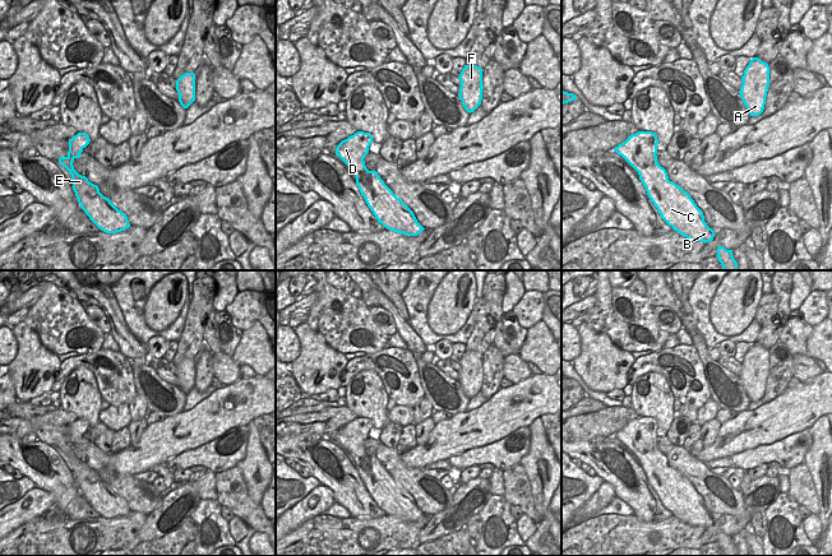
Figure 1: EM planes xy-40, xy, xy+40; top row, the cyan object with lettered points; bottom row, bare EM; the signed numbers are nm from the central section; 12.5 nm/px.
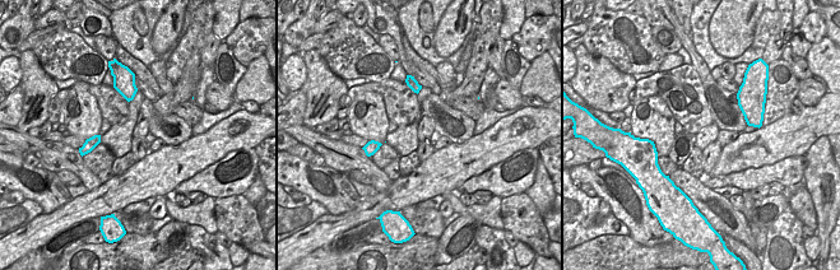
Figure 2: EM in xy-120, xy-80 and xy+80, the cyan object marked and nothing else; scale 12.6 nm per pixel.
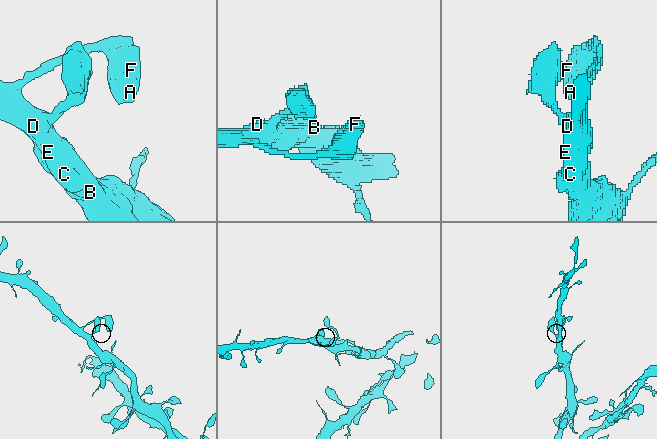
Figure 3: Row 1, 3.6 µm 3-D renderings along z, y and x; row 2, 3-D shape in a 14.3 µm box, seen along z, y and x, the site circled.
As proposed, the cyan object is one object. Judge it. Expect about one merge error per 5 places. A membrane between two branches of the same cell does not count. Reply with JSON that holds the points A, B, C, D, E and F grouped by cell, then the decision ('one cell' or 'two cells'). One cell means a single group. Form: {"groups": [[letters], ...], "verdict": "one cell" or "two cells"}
{"groups": [["A", "B", "C", "D", "E", "F"]], "verdict": "one cell"}

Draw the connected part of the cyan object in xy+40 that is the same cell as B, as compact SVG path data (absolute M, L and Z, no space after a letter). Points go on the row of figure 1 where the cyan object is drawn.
M638 131L614 150L638 172L648 198L674 231L693 241L712 241L715 231L704 222L703 212L687 191L669 180L666 170L658 165L657 144L655 133Z

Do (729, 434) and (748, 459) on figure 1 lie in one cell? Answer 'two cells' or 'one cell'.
two cells

